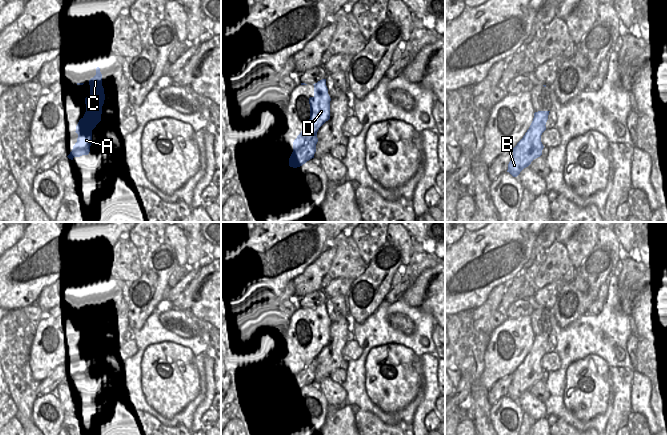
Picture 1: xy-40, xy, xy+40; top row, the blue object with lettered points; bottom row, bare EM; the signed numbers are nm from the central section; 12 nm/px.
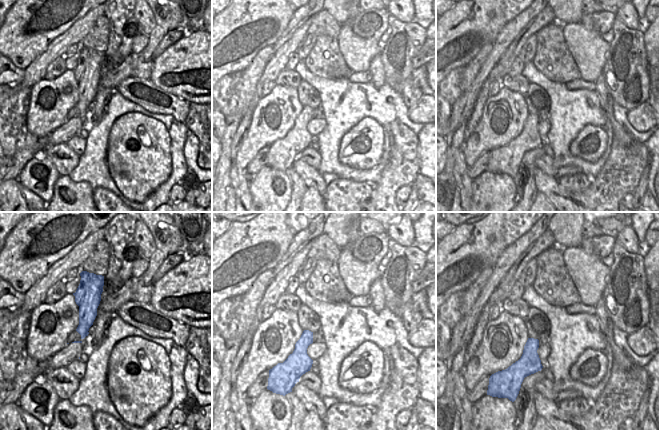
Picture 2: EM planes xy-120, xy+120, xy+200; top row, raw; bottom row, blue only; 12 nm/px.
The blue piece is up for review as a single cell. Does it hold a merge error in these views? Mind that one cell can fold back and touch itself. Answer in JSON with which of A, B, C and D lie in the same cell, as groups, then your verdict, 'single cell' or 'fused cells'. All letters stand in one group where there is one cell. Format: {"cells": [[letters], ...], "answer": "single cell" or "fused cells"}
{"cells": [["A", "B", "C", "D"]], "answer": "single cell"}

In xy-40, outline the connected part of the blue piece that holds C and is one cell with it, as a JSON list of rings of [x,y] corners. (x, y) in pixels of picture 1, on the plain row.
[[[96,292],[96,299],[89,304],[90,320],[85,322],[86,336],[76,350],[78,358],[77,366],[67,380],[73,384],[74,381],[88,379],[92,368],[92,354],[101,345],[102,330],[105,324],[104,312],[102,310],[102,298],[100,292]]]

